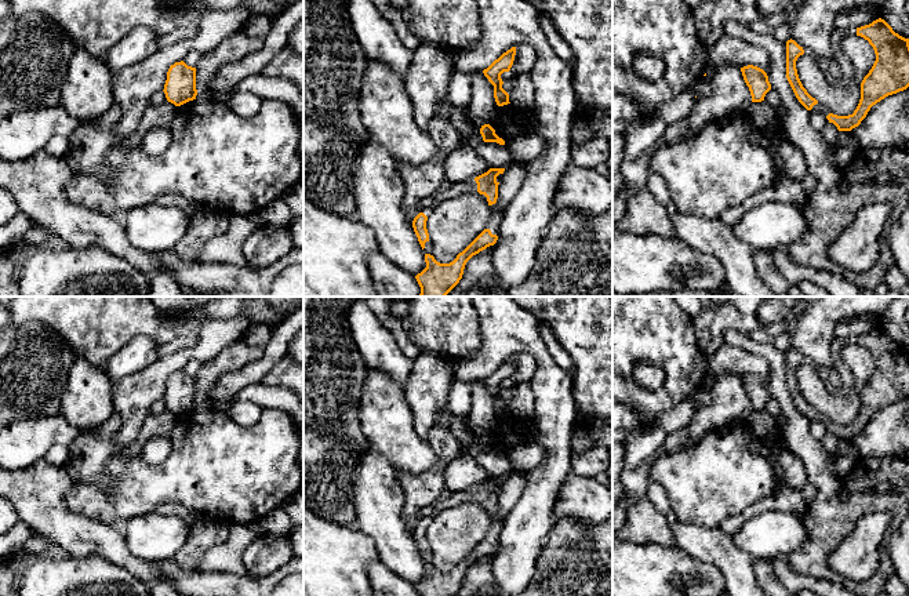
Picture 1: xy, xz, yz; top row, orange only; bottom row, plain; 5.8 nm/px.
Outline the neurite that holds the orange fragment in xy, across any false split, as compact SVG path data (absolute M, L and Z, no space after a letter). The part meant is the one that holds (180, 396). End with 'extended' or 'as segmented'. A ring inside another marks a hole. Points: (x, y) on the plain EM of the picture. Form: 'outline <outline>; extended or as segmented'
outline M183 370L171 374L163 400L167 410L175 415L196 408L196 377L188 375Z; as segmented

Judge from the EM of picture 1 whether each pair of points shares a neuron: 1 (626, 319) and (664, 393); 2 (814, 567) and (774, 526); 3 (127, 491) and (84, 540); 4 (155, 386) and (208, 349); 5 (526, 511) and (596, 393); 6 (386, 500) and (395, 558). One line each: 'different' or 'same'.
1: same
2: different
3: different
4: same
5: different
6: same

